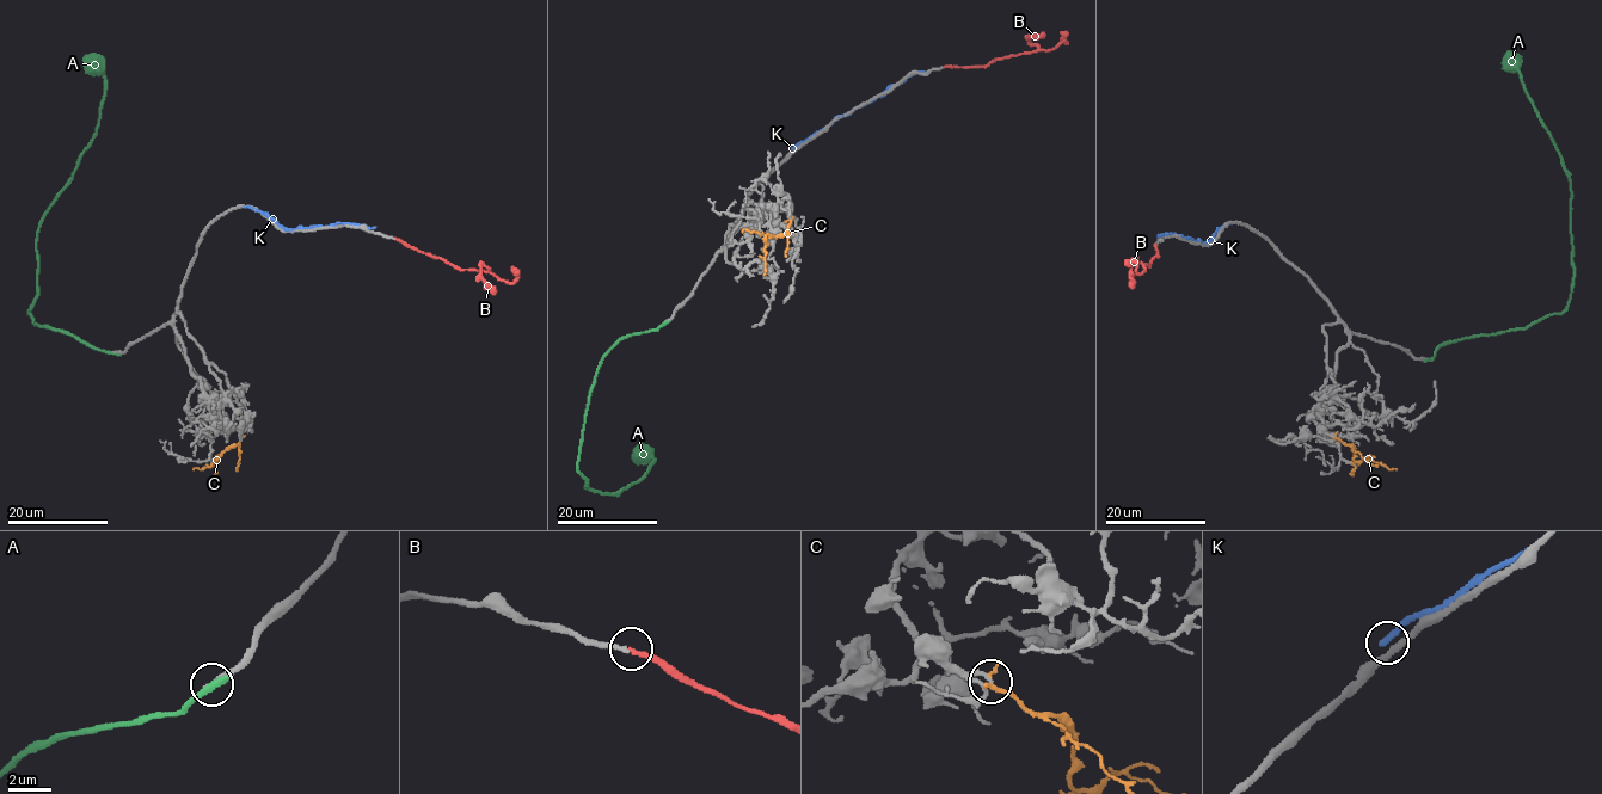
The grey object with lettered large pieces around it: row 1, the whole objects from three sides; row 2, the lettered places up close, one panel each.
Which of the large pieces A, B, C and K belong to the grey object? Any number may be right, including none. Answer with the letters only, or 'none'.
B

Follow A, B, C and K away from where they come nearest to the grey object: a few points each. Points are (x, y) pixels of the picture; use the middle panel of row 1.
A: (664, 322), (624, 336), (602, 358), (578, 451), (587, 488), (613, 494), (644, 475), (654, 460), (634, 451)
B: (943, 67), (987, 66), (1010, 55), (1049, 50), (1066, 41), (1060, 31)
C: (790, 219), (784, 233), (766, 235), (763, 275)
K: (793, 149), (838, 117), (875, 100), (908, 77), (925, 71)

